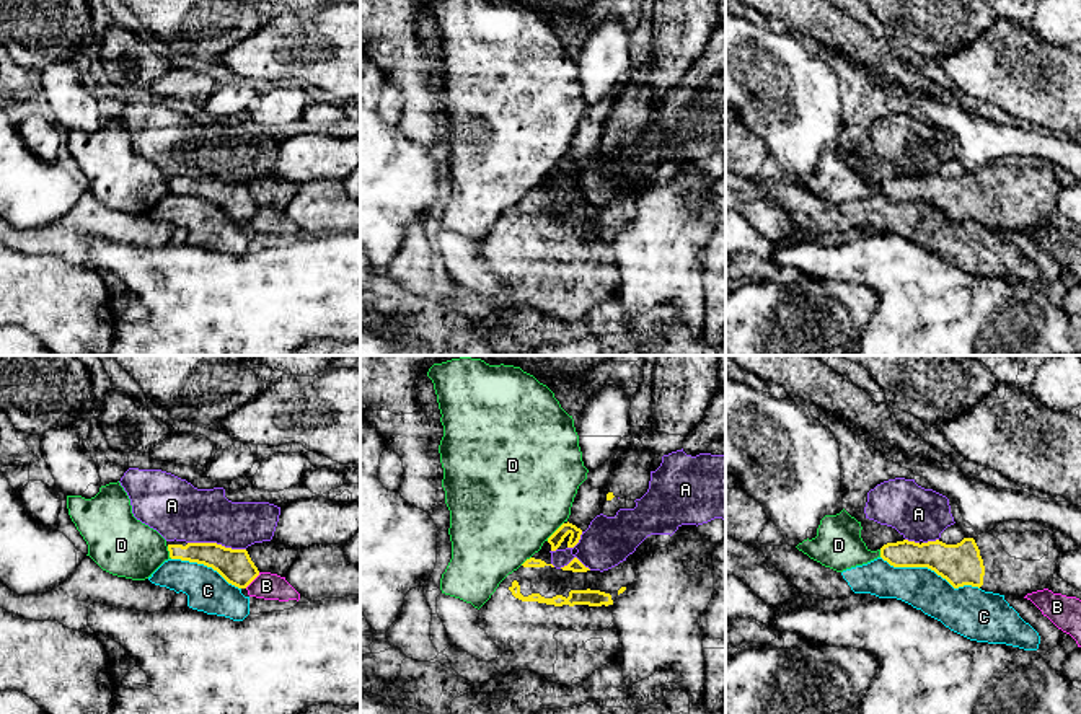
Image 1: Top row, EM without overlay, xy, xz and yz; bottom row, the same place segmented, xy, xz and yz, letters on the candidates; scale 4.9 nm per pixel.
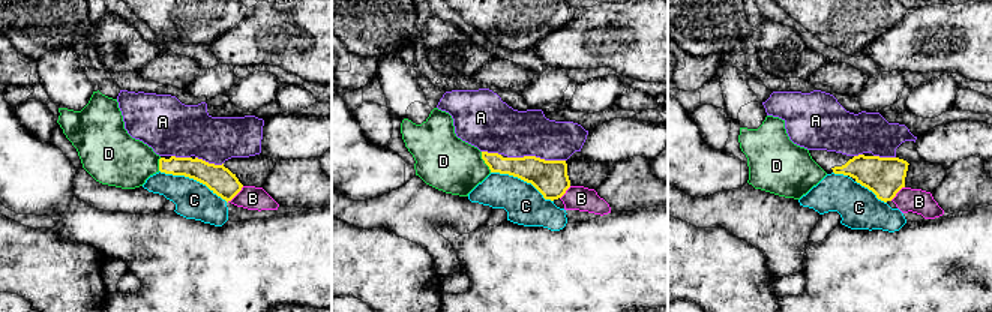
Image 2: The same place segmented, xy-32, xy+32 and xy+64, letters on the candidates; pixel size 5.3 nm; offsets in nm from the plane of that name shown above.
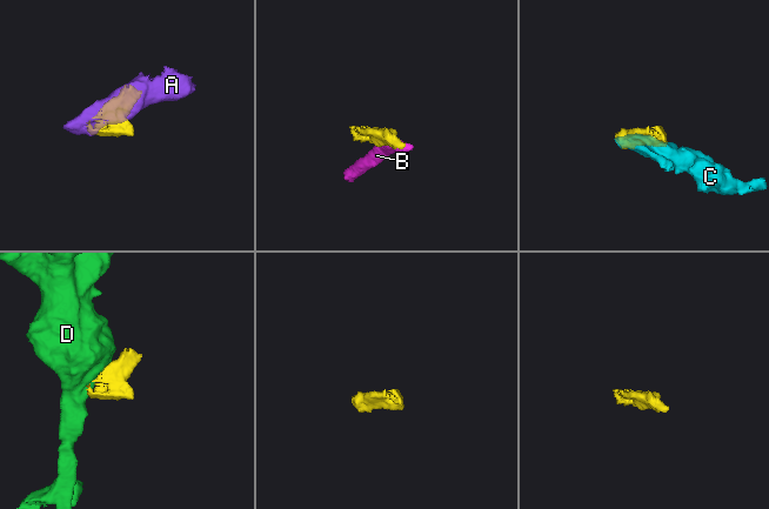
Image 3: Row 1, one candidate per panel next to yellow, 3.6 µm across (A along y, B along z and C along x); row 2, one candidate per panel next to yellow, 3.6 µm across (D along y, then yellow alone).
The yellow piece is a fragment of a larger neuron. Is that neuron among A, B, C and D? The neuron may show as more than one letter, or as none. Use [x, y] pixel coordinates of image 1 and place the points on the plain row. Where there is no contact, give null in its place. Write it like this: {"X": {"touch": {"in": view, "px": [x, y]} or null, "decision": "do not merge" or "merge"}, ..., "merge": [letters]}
{"A": {"touch": {"in": "xy", "px": [216, 178]}, "decision": "do not merge"}, "B": {"touch": {"in": "xy", "px": [251, 215]}, "decision": "do not merge"}, "C": {"touch": {"in": "yz", "px": [930, 202]}, "decision": "do not merge"}, "D": {"touch": {"in": "xz", "px": [555, 167]}, "decision": "do not merge"}, "merge": []}

